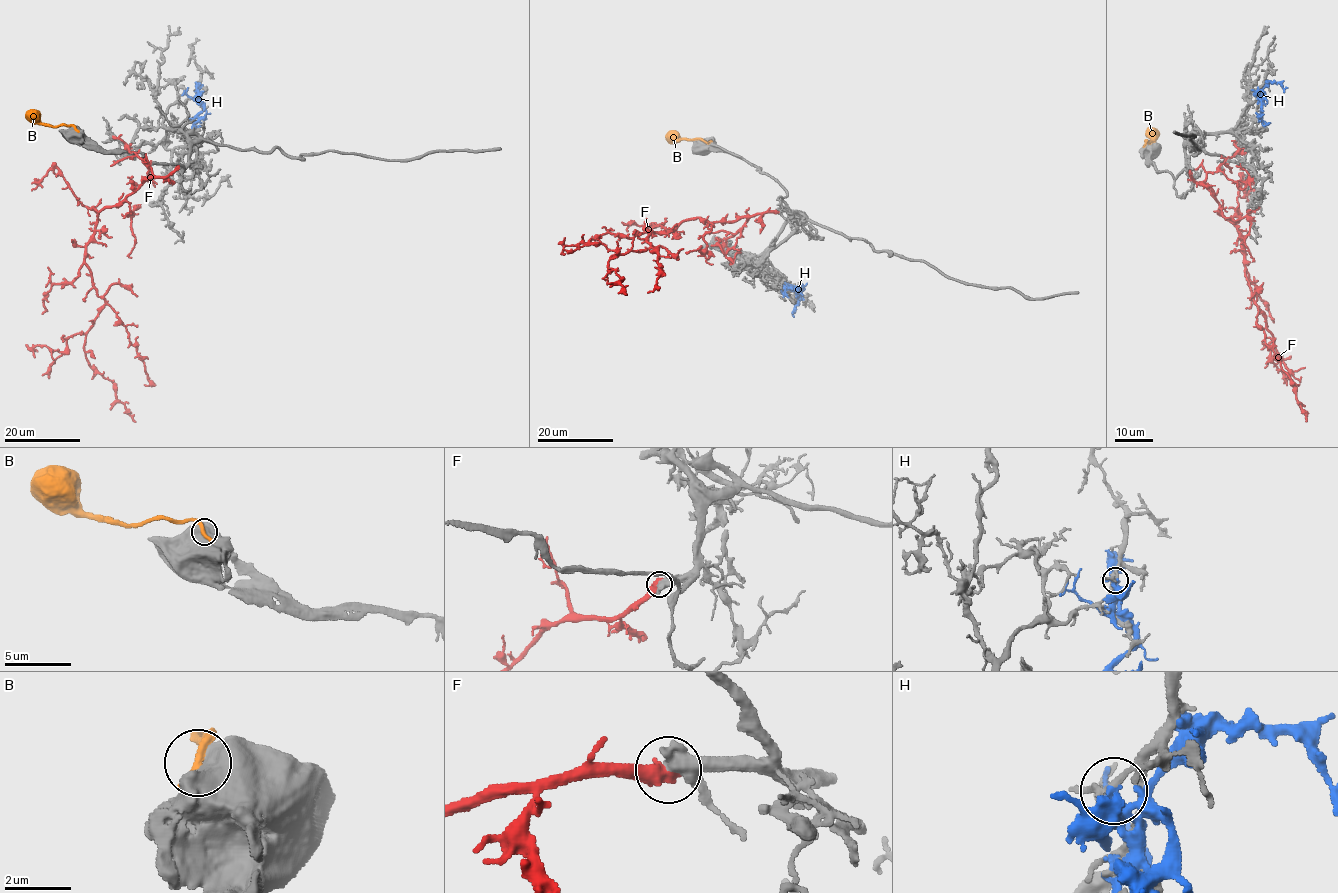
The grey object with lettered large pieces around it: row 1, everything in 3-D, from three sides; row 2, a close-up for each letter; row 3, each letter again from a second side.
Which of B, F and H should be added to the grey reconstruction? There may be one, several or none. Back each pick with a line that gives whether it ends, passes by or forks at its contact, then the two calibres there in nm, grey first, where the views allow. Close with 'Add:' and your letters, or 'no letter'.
Add: no letter

